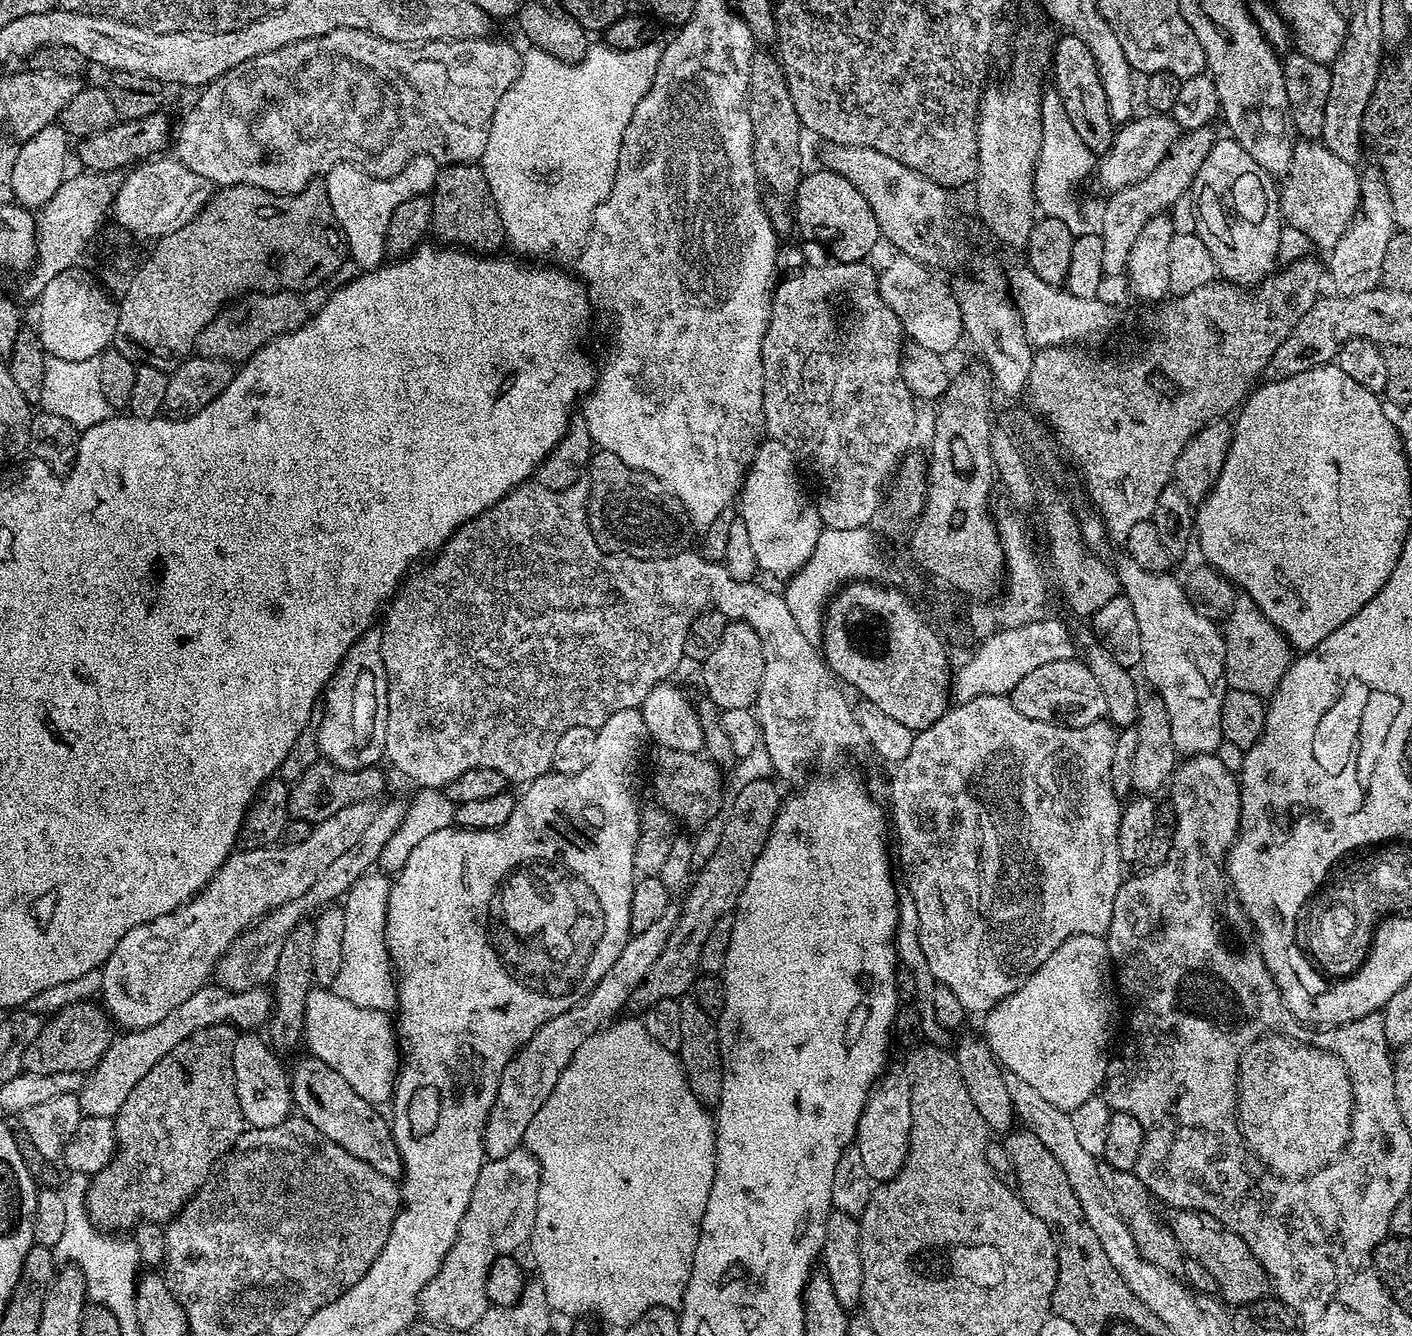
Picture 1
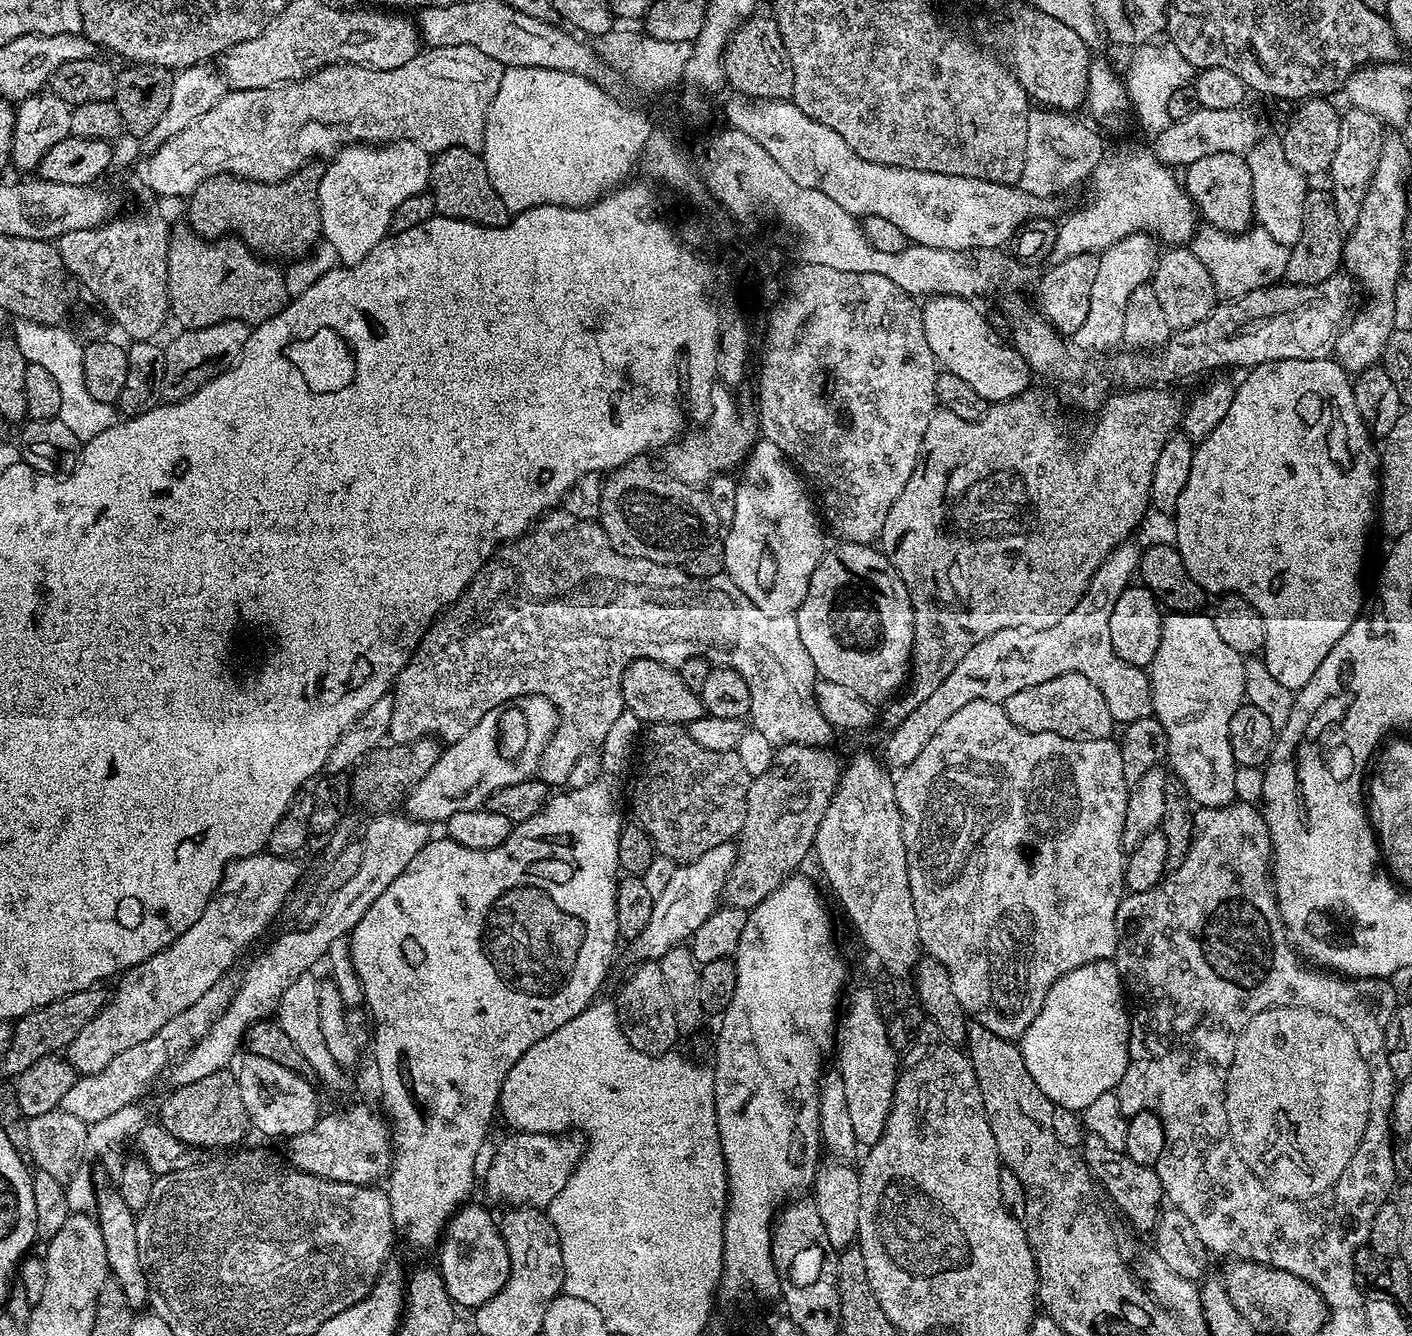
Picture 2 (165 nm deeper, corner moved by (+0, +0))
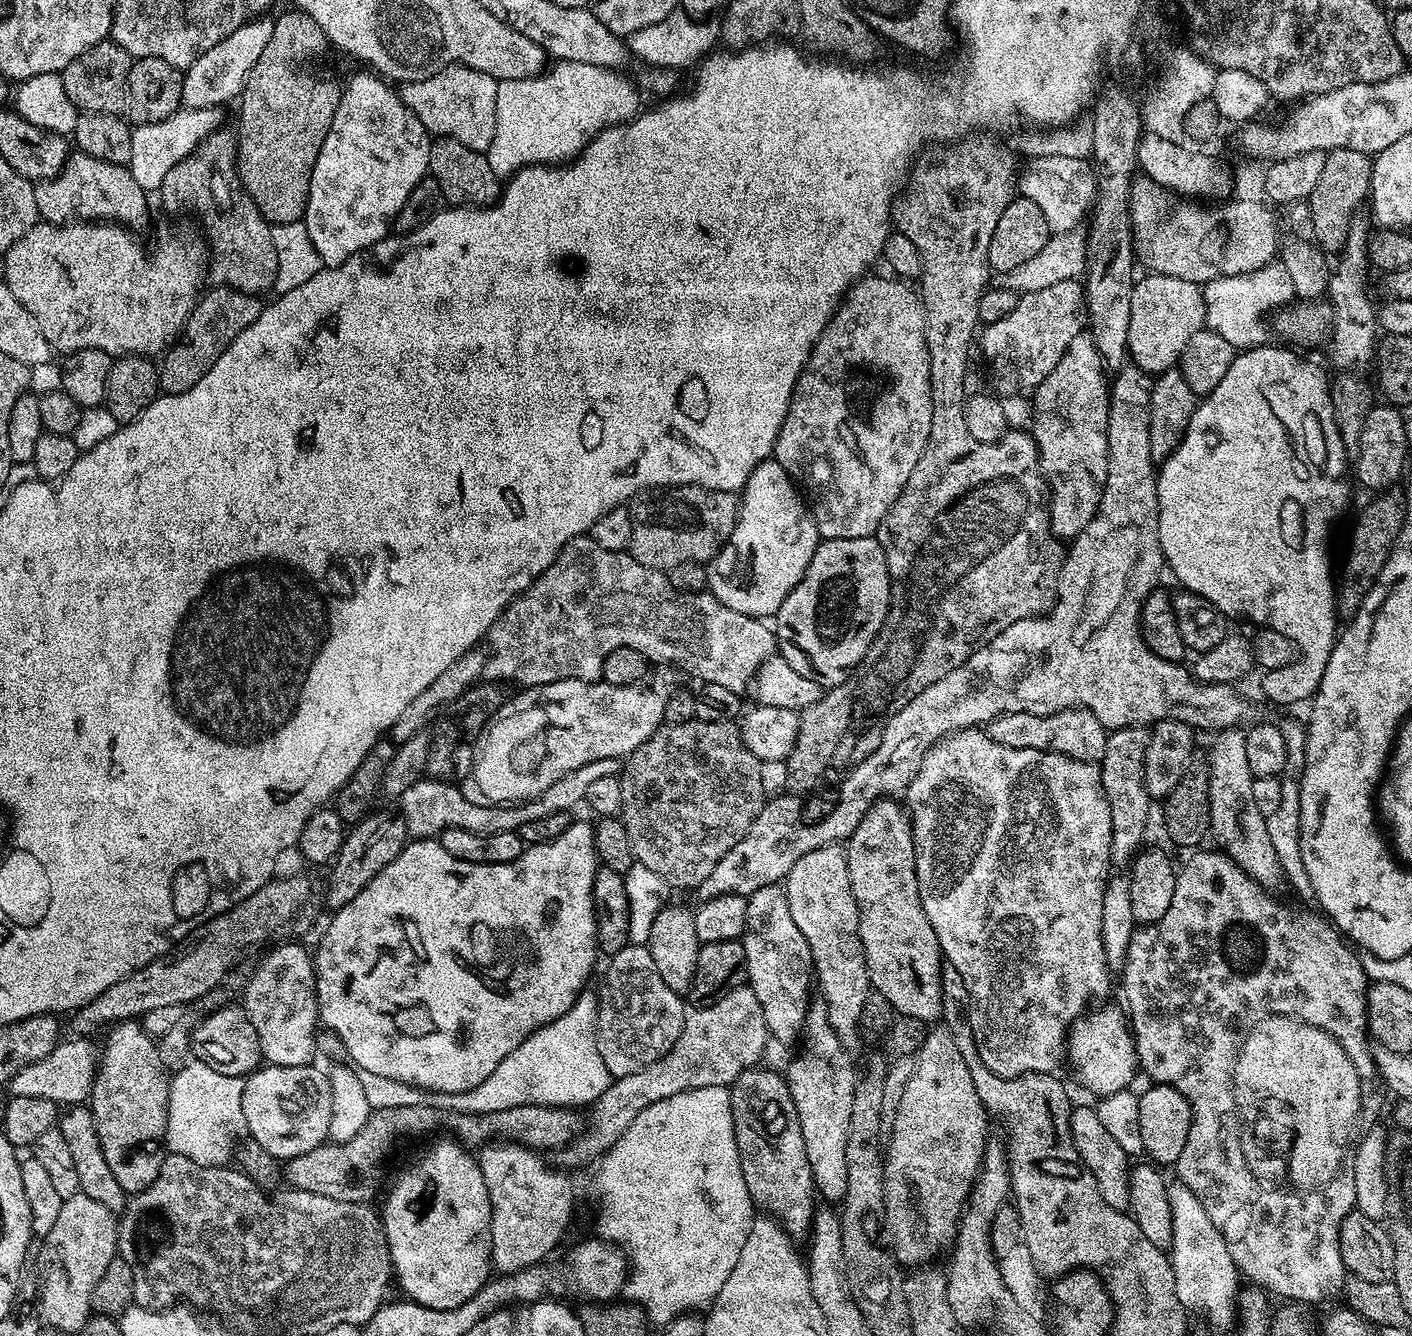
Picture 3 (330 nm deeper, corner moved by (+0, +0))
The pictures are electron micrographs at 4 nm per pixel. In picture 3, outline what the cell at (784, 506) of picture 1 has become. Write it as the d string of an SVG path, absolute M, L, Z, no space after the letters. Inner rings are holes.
M774 458L763 460L749 474L741 489L738 503L739 514L736 516L730 538L707 565L707 591L724 606L729 606L730 610L756 619L770 618L781 608L790 590L804 577L806 568L814 556L814 550L822 538L795 481Z

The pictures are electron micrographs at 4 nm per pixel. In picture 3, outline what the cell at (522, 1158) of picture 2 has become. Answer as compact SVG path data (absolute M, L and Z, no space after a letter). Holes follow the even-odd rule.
M735 988L710 1006L693 1007L684 1017L678 1042L668 1053L650 1062L650 1066L634 1070L634 1074L615 1077L608 1089L592 1101L592 1125L589 1128L587 1125L575 1142L559 1149L559 1163L565 1169L573 1170L591 1160L592 1163L599 1161L616 1145L618 1138L622 1138L630 1122L634 1122L634 1118L638 1118L638 1114L654 1102L686 1090L698 1090L702 1086L728 1088L747 1068L757 1067L761 1063L760 1055L767 1044L770 1044L770 1033L766 1018L752 988Z

